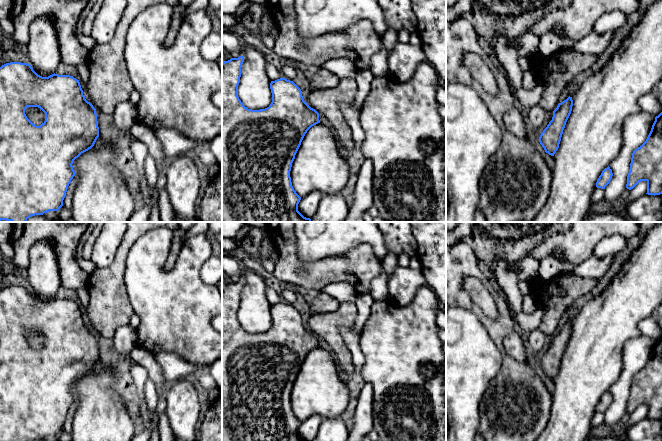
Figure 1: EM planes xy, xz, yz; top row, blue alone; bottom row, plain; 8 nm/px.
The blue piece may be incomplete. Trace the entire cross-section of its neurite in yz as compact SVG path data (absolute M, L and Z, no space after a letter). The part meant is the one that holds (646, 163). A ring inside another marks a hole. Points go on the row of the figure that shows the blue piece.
M662 112L655 117L646 141L632 153L626 188L631 190L641 181L647 182L646 194L662 194Z

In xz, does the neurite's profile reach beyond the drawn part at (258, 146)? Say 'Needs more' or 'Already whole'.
Needs more

